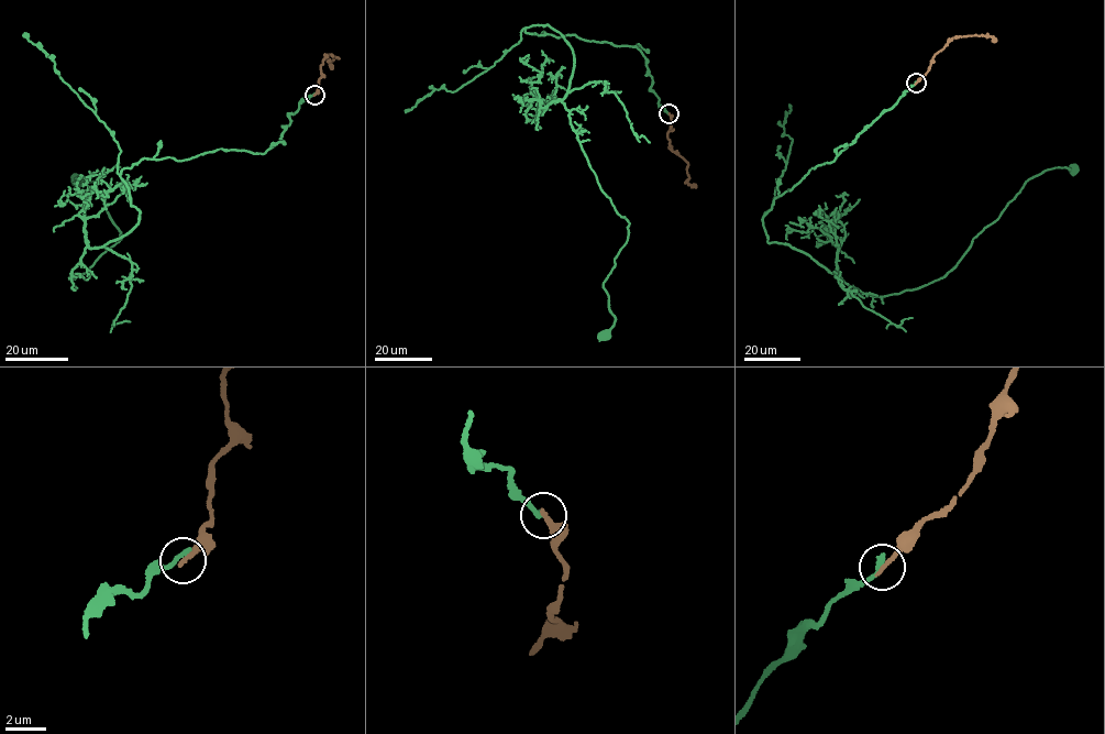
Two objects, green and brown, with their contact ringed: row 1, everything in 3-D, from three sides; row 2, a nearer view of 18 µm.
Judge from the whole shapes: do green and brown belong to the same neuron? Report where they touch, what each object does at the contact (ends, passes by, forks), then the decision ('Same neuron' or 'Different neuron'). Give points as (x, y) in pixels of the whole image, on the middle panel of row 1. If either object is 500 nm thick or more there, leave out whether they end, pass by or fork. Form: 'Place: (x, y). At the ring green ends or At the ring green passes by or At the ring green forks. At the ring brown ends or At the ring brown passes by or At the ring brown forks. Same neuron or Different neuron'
Place: (669, 113). At the ring green ends. At the ring brown ends. Different neuron

